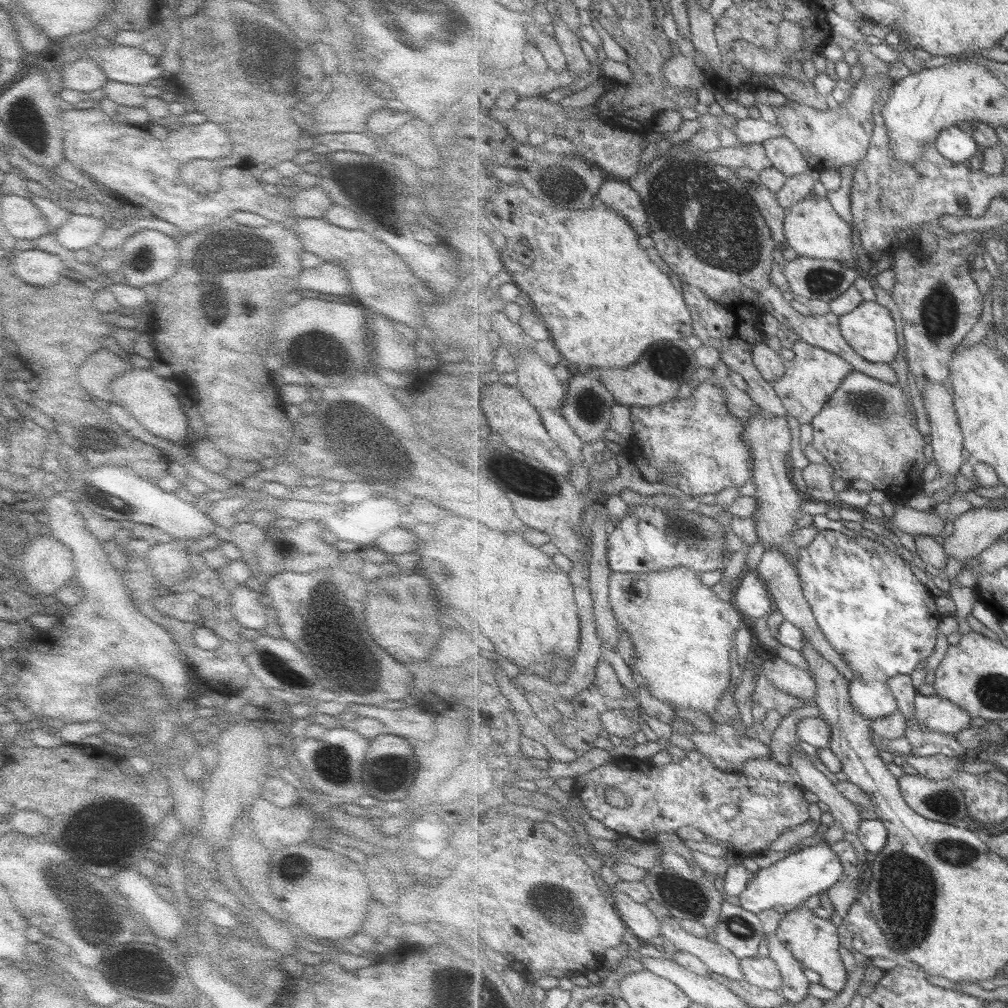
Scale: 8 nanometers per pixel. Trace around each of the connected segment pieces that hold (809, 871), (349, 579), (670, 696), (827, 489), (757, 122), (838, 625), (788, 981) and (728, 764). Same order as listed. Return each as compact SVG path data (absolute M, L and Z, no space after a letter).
M820 841L760 869L737 898L739 898L741 907L754 913L771 910L779 905L792 909L802 905L809 896L819 895L832 888L831 886L837 884L837 881L840 881L840 878L844 876L844 870L844 863L832 849L831 843Z
M357 552L339 554L339 564L335 567L319 567L314 574L299 574L291 571L279 571L266 582L266 601L271 617L277 621L283 638L293 643L308 660L315 676L322 680L325 690L337 694L340 701L348 705L378 705L386 700L409 701L415 691L413 670L393 660L385 650L381 650L365 628L363 606L366 603L366 577L361 568L361 556Z
M687 567L648 573L621 574L612 572L610 603L621 627L631 639L635 658L632 669L648 682L648 692L674 709L689 708L714 718L716 709L730 690L731 650L735 634L743 627L741 611L729 604L701 582L700 574Z
M809 463L802 470L802 478L807 484L806 494L810 500L815 502L831 502L838 499L837 493L833 490L833 479L829 469L818 463Z
M747 117L738 120L733 128L737 138L742 142L742 145L761 144L765 141L783 137L785 129L777 124L771 124L767 120L759 117L757 119Z
M821 530L813 543L801 548L796 566L819 629L854 674L850 686L852 705L870 722L899 710L888 685L889 679L900 674L913 674L917 666L935 652L939 624L945 617L937 610L935 596L931 596L929 588L915 576L917 570L909 558L903 560L899 552L891 552L875 539L849 538L841 532Z
M766 934L766 955L777 964L783 978L781 994L793 1004L799 1004L809 996L809 978L803 972L804 966L796 956L779 940L776 934Z
M719 724L709 733L697 731L687 736L714 766L721 771L741 773L747 759L770 757L770 745L746 735L744 726Z

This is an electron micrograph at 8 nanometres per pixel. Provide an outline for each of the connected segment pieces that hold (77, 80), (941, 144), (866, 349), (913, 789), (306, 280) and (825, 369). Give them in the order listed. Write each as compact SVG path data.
M85 57L80 58L71 64L65 64L61 68L61 85L67 90L77 90L77 92L89 92L102 89L109 77L103 74L97 62Z
M957 125L943 129L935 146L944 158L957 164L964 164L965 160L981 156L983 152L976 140Z
M863 301L855 310L840 316L840 329L845 340L869 362L891 364L899 352L895 320L891 312L876 301Z
M920 775L901 776L900 787L913 810L934 821L972 828L964 792L949 779L930 780Z
M323 261L315 268L305 268L299 274L297 290L315 290L321 294L349 294L351 285L343 266Z
M796 338L792 343L791 350L794 353L793 358L783 362L786 366L785 376L773 384L787 409L788 415L795 418L799 425L812 424L813 419L833 398L834 392L854 371L854 366L838 354L813 346L802 339Z

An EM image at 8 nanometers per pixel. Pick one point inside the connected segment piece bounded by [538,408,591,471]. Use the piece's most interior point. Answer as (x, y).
(562, 432)

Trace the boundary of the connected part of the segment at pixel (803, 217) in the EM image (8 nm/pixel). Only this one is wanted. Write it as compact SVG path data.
M813 196L800 200L786 211L784 233L797 256L836 260L848 265L853 262L852 258L857 258L853 228L835 212L827 197Z

